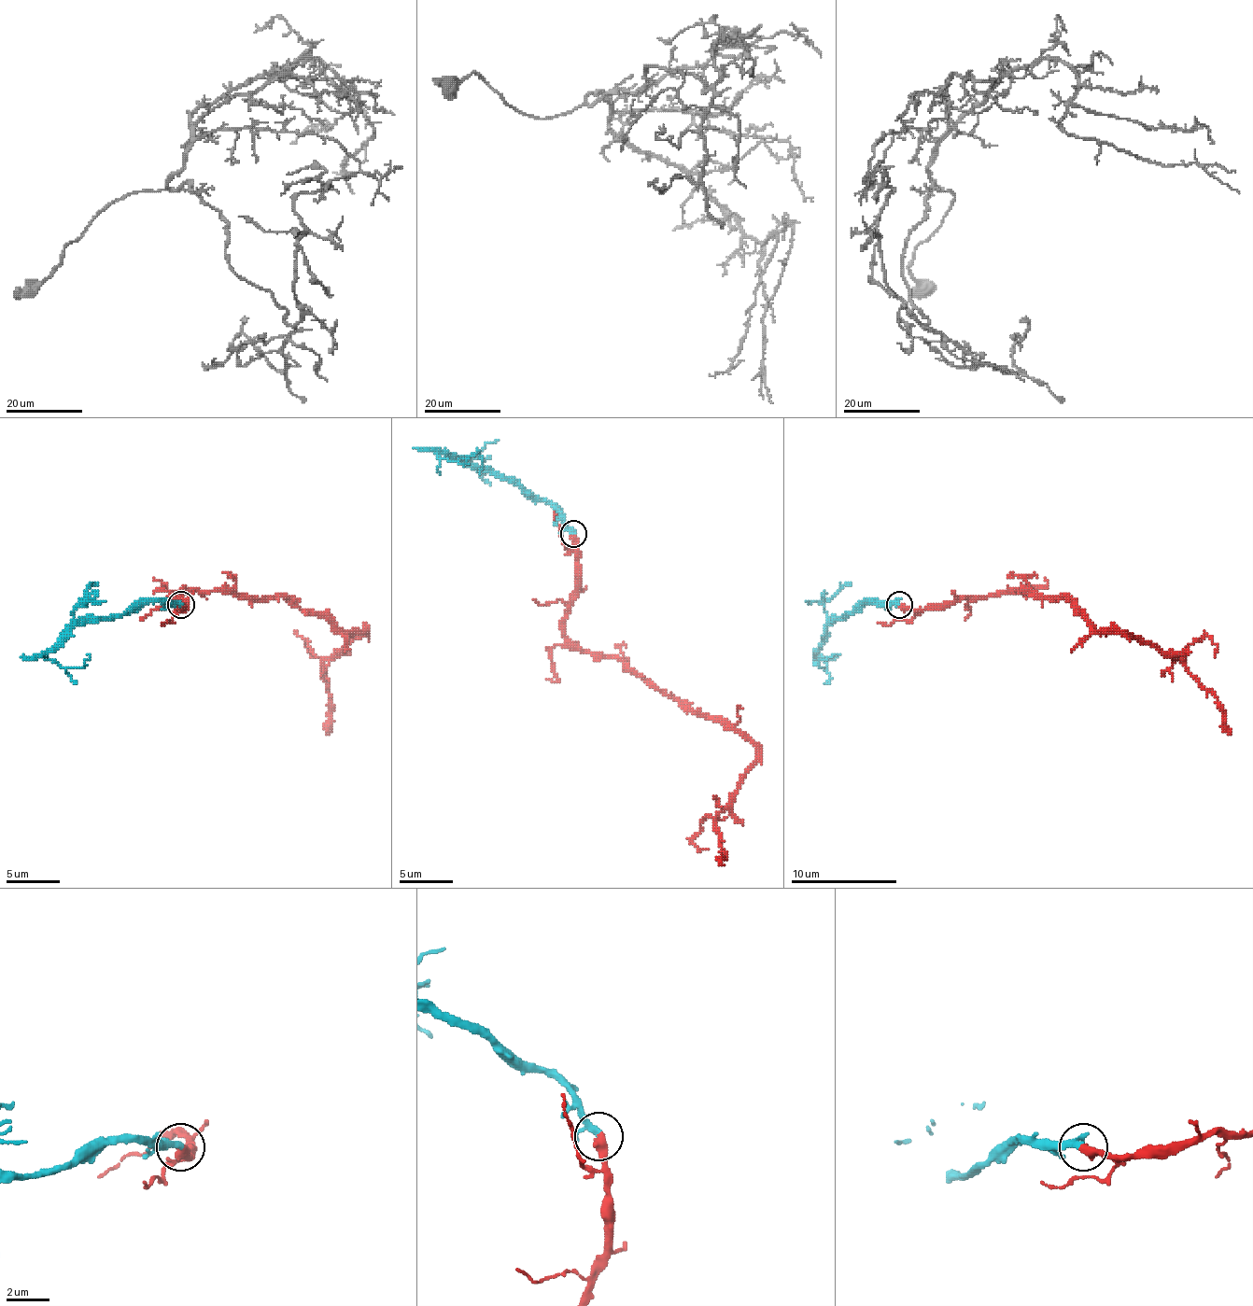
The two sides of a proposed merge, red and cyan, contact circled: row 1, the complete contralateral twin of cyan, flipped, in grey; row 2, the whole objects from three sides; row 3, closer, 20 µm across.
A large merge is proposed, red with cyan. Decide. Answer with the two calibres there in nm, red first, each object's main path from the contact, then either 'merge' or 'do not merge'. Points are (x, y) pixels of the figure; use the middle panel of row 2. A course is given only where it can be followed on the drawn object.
440 nm thick on the red side, 200 nm on the other; red runs (572, 533), (575, 591), (565, 634), (584, 650), (620, 657), (755, 748), (755, 761), (716, 814), (719, 864); cyan runs (572, 533), (546, 501), (530, 498), (512, 483), (437, 454), (456, 461), (477, 454), (482, 461), (480, 474); merge

